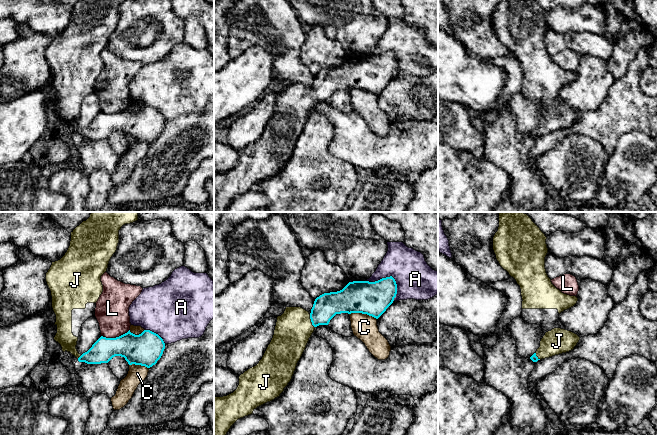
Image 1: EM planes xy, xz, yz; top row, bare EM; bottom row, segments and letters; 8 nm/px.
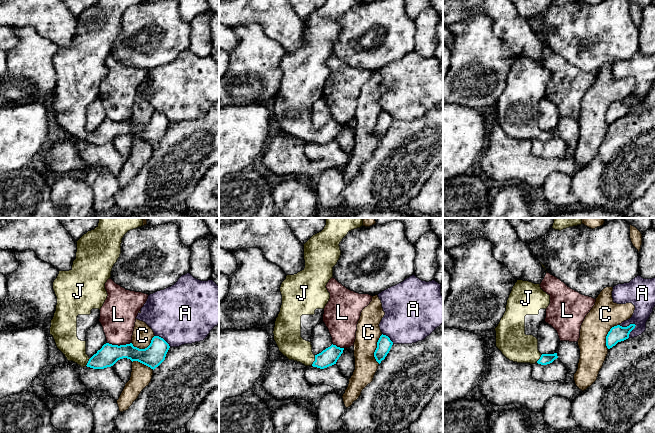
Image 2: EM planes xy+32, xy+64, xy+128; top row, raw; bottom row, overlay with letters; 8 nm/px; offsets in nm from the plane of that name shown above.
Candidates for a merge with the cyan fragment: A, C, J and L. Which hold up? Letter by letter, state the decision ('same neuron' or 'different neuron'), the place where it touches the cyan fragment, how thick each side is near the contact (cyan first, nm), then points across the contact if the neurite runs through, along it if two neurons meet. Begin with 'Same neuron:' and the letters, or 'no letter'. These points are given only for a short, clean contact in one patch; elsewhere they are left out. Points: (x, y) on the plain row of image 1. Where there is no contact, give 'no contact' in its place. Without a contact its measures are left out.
Same neuron: J
A: different neuron | xz (390, 52) | 280/320 nm
C: different neuron | xz (363, 89) | 280/200 nm
J: same neuron | xz (311, 97) | 200/300 nm | across xz (326, 82), (311, 97), (297, 101), (293, 105)
L: different neuron | xy (116, 113) | 260/280 nm | along xy (129, 105), (115, 113), (101, 112)

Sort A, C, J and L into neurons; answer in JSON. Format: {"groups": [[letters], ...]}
{"groups": [["A"], ["C"], ["J"], ["L"]]}

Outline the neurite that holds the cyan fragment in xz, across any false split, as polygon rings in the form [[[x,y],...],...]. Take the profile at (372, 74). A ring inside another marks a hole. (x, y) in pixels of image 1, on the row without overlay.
[[[390,52],[375,58],[349,58],[340,67],[324,69],[315,75],[310,89],[301,83],[286,83],[284,89],[277,93],[273,114],[259,139],[239,152],[239,161],[233,169],[214,173],[214,212],[226,212],[238,195],[253,190],[257,183],[280,172],[291,157],[317,102],[328,101],[336,90],[341,89],[362,89],[378,95],[393,79],[396,70],[397,60]]]

